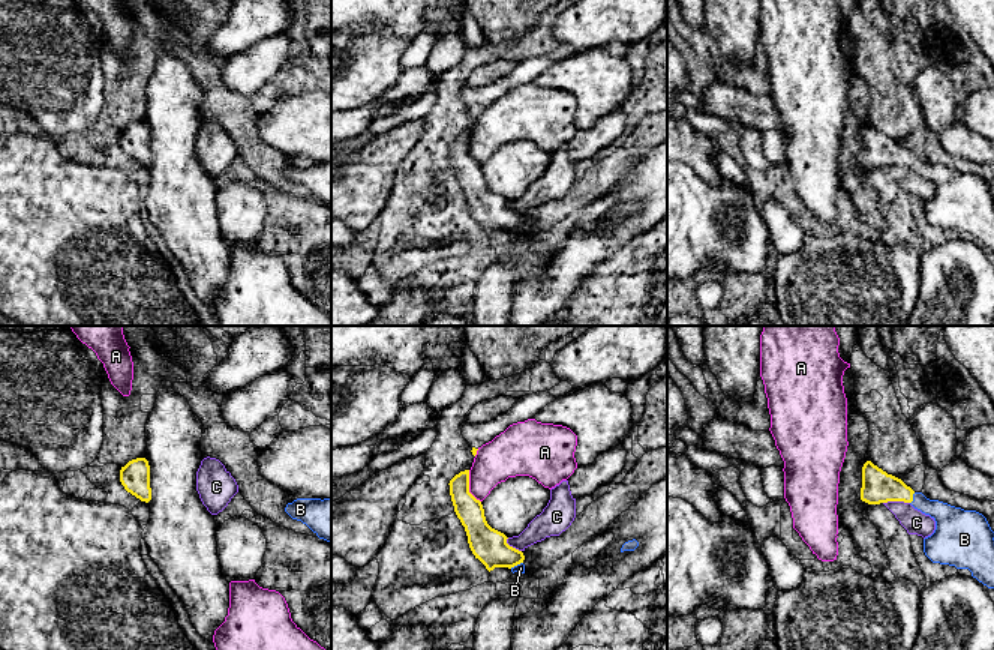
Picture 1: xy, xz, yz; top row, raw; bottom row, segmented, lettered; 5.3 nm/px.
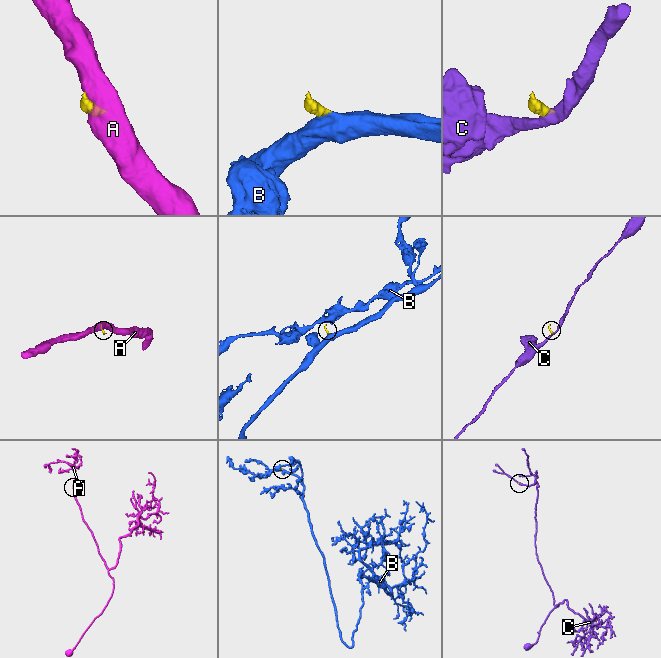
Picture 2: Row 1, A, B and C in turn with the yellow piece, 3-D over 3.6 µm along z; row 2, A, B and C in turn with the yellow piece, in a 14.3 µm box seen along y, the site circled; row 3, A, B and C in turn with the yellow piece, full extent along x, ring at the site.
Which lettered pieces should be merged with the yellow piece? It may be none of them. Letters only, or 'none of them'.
B

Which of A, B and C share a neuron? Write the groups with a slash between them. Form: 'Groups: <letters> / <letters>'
Groups: A / B / C

